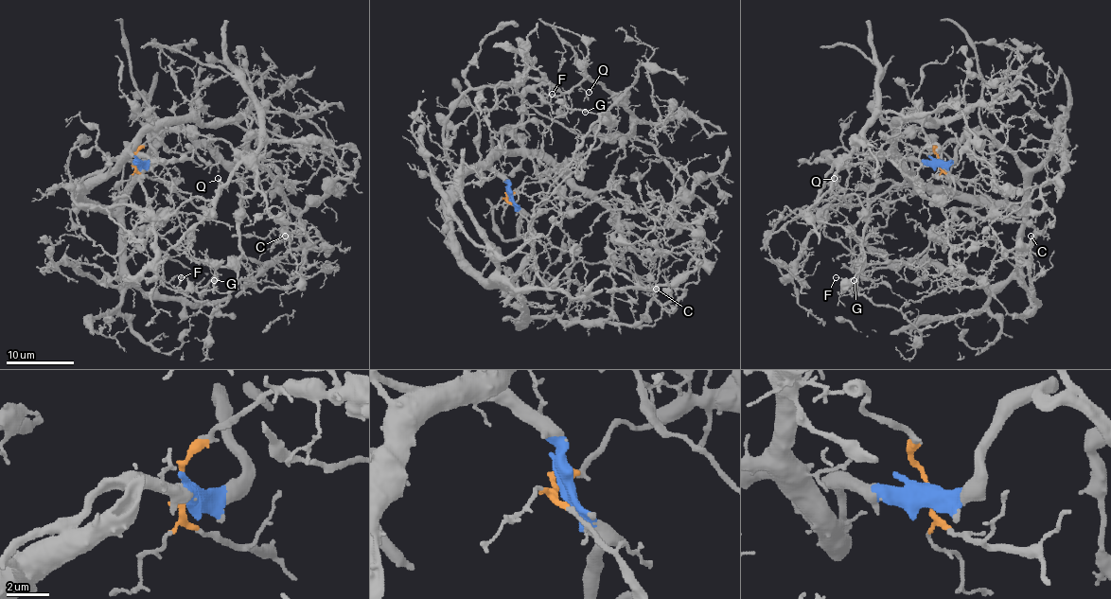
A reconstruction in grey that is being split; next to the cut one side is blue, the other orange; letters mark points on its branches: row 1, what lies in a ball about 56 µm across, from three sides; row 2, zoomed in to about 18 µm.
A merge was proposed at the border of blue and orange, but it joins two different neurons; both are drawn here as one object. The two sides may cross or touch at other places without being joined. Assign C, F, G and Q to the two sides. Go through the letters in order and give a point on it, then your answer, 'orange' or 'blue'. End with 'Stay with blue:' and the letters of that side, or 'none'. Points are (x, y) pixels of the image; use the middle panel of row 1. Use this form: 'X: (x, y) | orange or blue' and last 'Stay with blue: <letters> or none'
C: (656, 289) | blue
F: (552, 94) | orange
G: (585, 112) | orange
Q: (589, 92) | orange
Stay with blue: C

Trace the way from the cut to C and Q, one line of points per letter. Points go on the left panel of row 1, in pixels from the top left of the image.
C: (136, 159), (155, 154), (157, 129), (123, 217), (125, 271), (145, 291), (237, 296), (285, 236)
Q: (136, 159), (164, 131), (196, 131), (258, 158), (265, 146), (228, 180), (218, 178)

